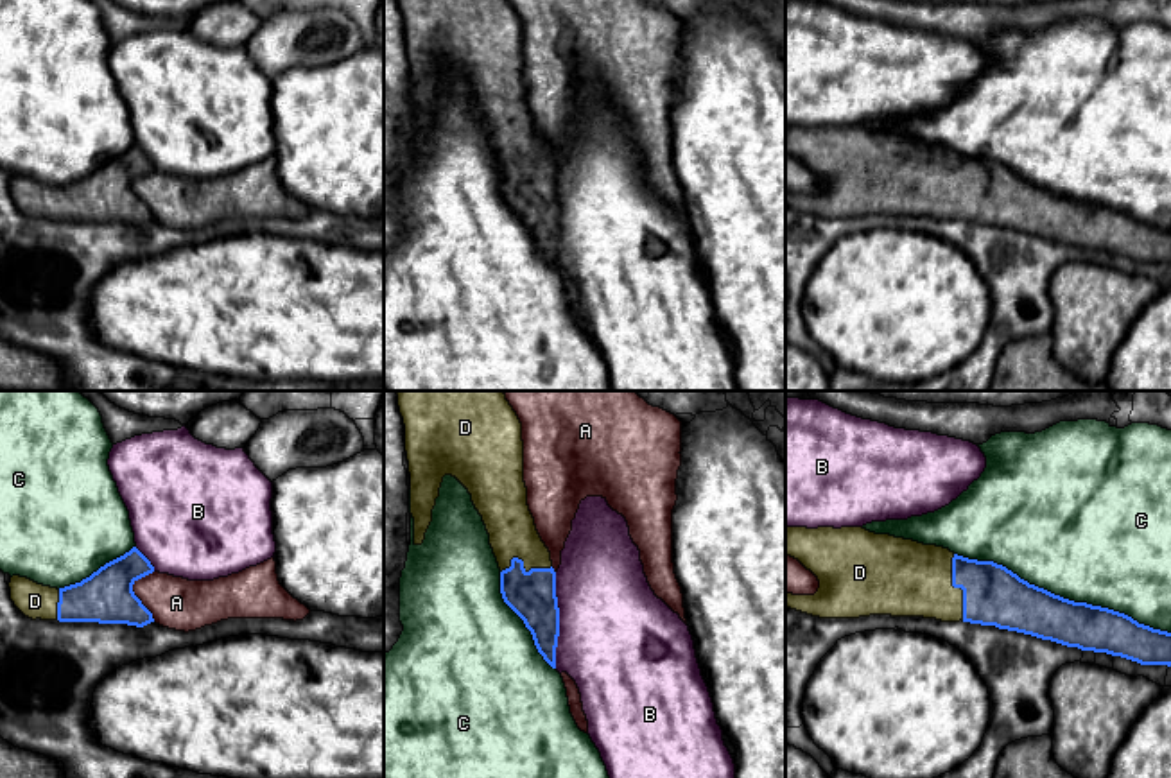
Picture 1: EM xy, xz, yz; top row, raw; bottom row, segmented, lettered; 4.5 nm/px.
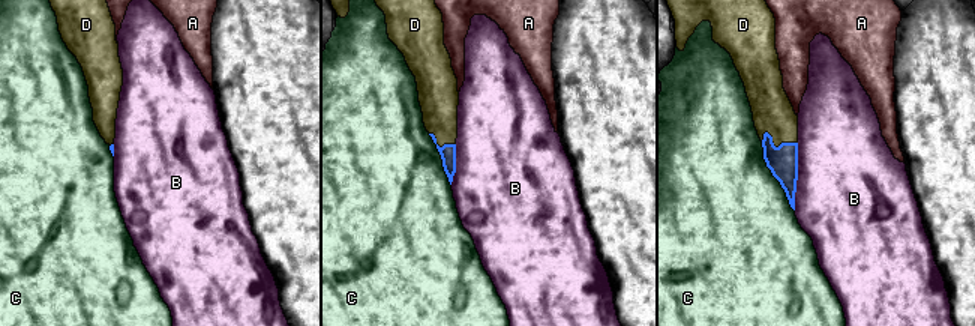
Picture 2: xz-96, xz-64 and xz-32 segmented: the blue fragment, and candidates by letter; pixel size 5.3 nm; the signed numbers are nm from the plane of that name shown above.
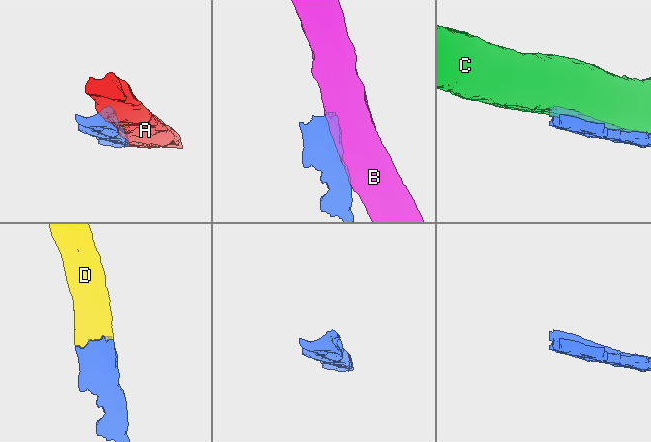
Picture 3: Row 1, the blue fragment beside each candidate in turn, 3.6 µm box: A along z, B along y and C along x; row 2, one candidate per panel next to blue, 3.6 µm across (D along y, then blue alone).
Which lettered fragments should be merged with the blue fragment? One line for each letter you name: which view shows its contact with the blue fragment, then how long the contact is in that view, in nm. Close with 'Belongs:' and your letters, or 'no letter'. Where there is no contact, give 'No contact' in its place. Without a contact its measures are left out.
D: Touches blue in yz. Shared border 300 nm
Belongs: D

